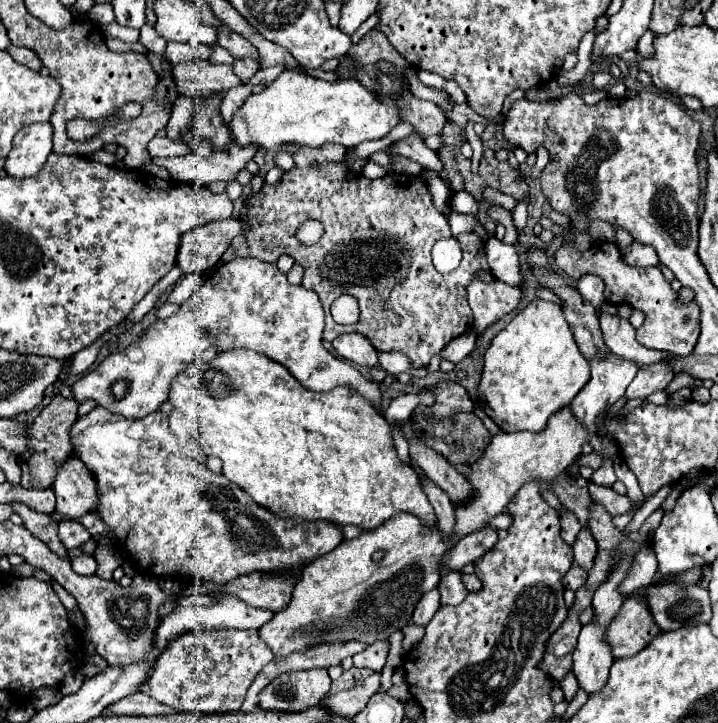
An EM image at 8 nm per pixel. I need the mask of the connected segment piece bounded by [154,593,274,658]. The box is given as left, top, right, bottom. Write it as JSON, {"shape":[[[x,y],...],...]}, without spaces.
{"shape":[[[195,593],[178,599],[176,606],[176,610],[172,614],[168,614],[166,618],[160,620],[160,628],[156,630],[156,652],[154,652],[156,658],[160,656],[160,650],[164,650],[168,646],[168,640],[172,640],[172,636],[180,636],[180,632],[190,632],[192,628],[206,628],[206,630],[262,628],[274,616],[272,610],[258,610],[258,608],[240,604],[240,600],[236,600],[234,596],[215,597]]]}

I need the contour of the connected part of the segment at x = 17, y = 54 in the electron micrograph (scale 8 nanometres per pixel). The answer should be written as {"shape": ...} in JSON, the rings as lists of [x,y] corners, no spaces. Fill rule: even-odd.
{"shape":[[[8,46],[6,48],[6,52],[18,62],[18,64],[22,64],[22,66],[28,66],[30,70],[38,70],[42,64],[40,64],[40,58],[32,52],[32,50],[28,50],[28,48],[20,48],[20,46]]]}

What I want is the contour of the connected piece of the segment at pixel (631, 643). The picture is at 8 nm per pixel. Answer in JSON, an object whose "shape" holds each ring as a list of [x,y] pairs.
{"shape":[[[630,596],[608,624],[606,642],[610,644],[614,658],[626,658],[638,654],[658,634],[660,630],[646,604]]]}

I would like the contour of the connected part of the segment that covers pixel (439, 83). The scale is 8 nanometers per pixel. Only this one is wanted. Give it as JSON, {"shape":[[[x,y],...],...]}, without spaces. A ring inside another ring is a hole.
{"shape":[[[420,70],[418,72],[418,77],[421,82],[426,84],[427,86],[434,88],[444,88],[444,78],[442,78],[442,76],[439,76],[438,74]]]}

